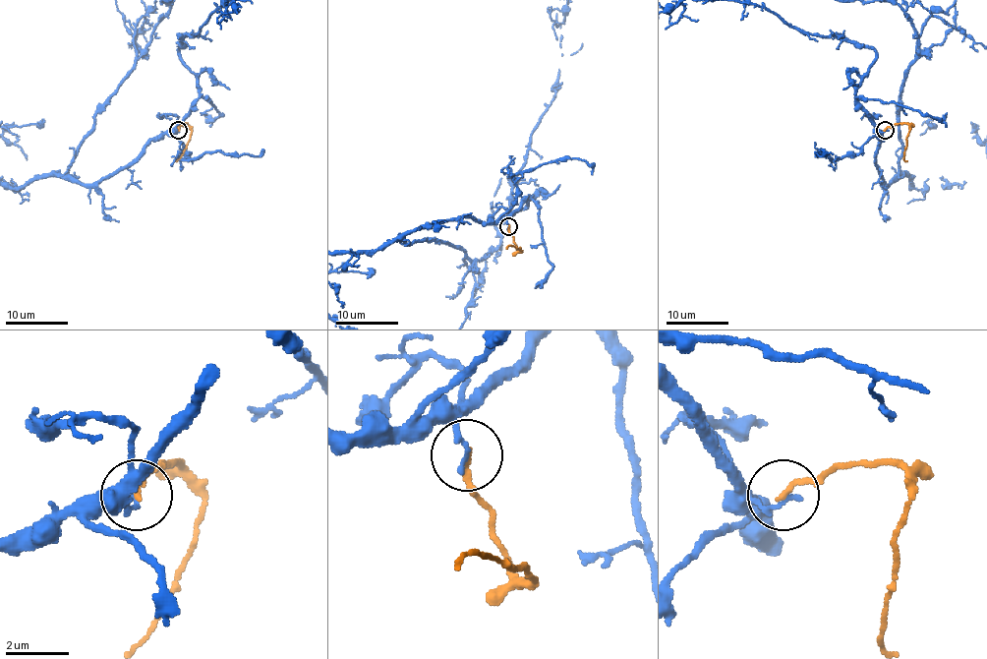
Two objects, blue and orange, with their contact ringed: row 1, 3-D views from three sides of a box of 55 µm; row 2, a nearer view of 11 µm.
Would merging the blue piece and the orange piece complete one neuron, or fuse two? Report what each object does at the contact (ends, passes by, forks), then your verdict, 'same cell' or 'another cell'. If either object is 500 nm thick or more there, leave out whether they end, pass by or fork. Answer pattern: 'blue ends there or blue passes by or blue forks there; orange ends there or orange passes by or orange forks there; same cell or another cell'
blue ends there; orange ends there; another cell

